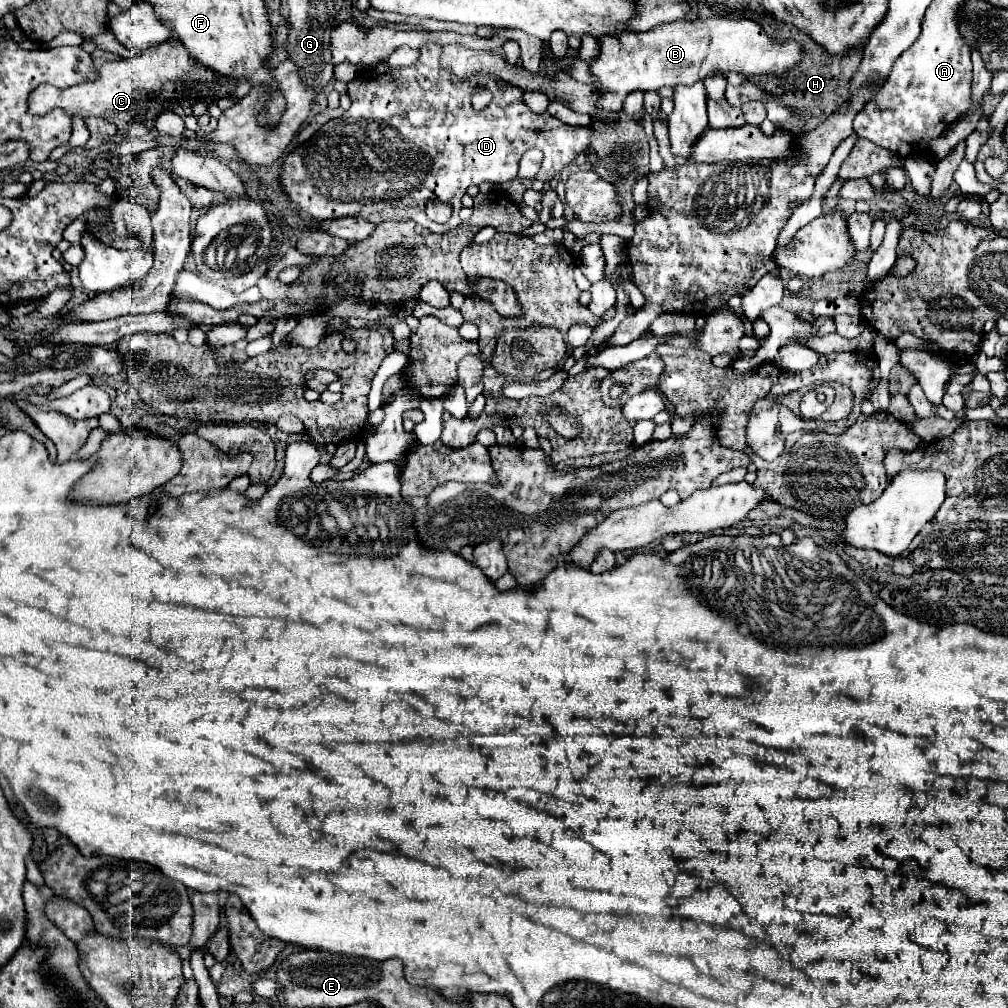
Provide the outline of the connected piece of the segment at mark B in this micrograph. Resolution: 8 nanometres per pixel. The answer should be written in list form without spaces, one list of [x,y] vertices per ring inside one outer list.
[[[698,19],[692,23],[672,21],[650,31],[626,31],[600,39],[600,55],[590,63],[590,71],[600,79],[600,109],[620,111],[628,93],[658,91],[660,87],[676,87],[680,83],[696,83],[712,73],[744,73],[782,77],[802,61],[804,49],[798,41],[776,41],[752,19]]]

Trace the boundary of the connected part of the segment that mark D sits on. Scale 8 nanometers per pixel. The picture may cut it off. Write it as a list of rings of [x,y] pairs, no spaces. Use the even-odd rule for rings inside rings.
[[[426,43],[422,47],[418,65],[396,69],[404,71],[404,75],[390,77],[388,67],[370,67],[358,71],[356,79],[348,83],[352,111],[346,111],[340,119],[328,121],[310,141],[298,145],[284,157],[280,167],[280,187],[304,215],[310,215],[316,221],[354,215],[360,215],[372,223],[412,219],[434,233],[446,233],[448,227],[454,229],[462,223],[458,217],[460,197],[466,193],[468,185],[480,185],[482,181],[504,183],[516,179],[518,163],[530,147],[544,153],[542,167],[534,177],[542,183],[552,181],[558,171],[562,171],[580,155],[580,151],[590,147],[592,131],[588,125],[568,125],[550,113],[532,113],[522,101],[522,91],[518,87],[512,87],[510,83],[498,81],[490,75],[458,79],[440,67],[440,51],[442,47],[438,43]],[[476,85],[486,87],[494,97],[490,105],[480,111],[476,111],[470,103]],[[428,199],[450,203],[454,207],[452,221],[444,225],[430,221],[424,213]]]

